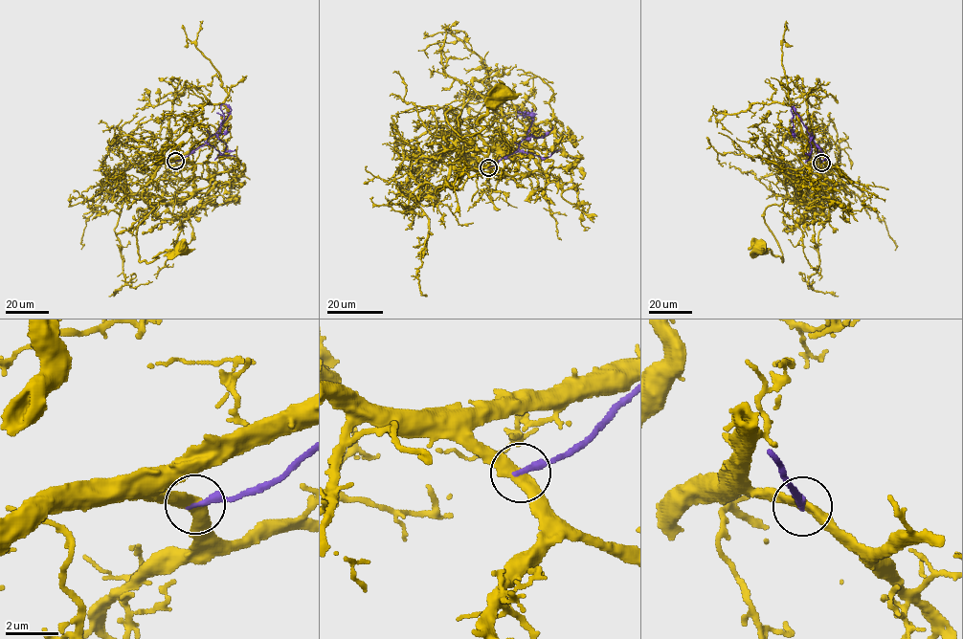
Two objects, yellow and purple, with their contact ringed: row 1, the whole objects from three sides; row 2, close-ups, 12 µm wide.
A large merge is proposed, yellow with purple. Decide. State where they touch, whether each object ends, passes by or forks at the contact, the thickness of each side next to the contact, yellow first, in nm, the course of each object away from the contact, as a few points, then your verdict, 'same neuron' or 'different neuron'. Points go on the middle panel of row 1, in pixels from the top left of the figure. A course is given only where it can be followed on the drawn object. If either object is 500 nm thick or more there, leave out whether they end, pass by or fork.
(488, 167) | yellow passes by | purple ends | 400/260 nm | yellow via (489, 167), (457, 161), (460, 112), (445, 114), (458, 133), (472, 135), (504, 93) | purple via (489, 167), (515, 153), (532, 121), (532, 114), (517, 112), (525, 111), (525, 116), (532, 109) | different neuron

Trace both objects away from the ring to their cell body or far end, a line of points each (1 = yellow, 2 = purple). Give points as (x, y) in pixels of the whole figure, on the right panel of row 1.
1: (821, 163), (812, 164), (807, 189), (799, 198), (766, 209), (763, 217), (780, 248), (782, 261), (759, 246)
2: (821, 163), (817, 147), (792, 106), (793, 136), (790, 128)

